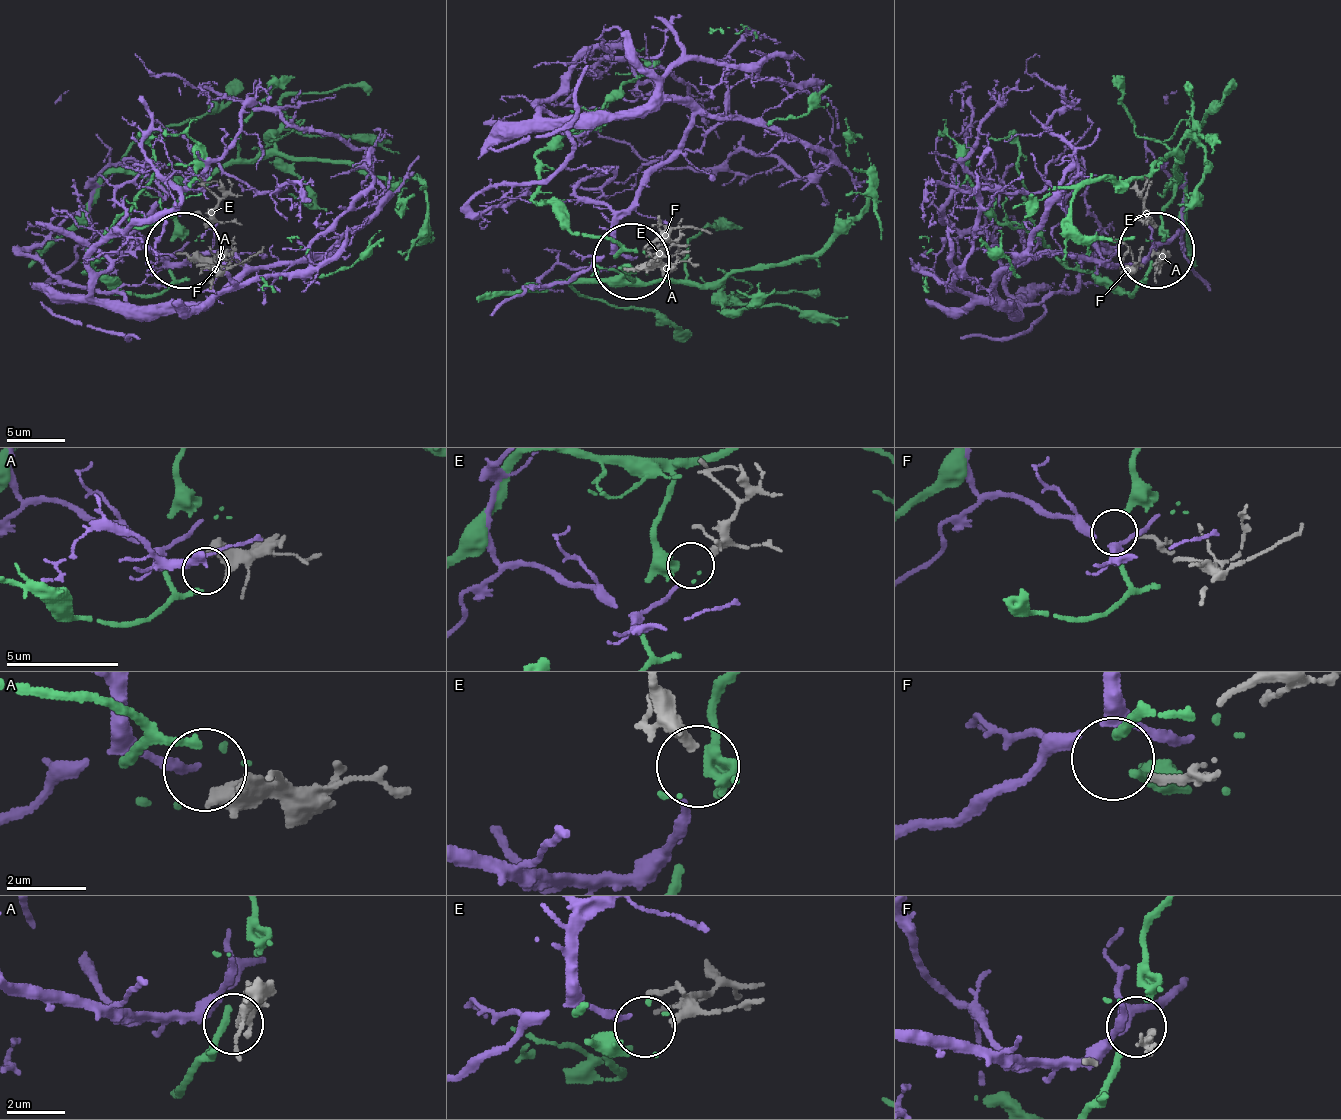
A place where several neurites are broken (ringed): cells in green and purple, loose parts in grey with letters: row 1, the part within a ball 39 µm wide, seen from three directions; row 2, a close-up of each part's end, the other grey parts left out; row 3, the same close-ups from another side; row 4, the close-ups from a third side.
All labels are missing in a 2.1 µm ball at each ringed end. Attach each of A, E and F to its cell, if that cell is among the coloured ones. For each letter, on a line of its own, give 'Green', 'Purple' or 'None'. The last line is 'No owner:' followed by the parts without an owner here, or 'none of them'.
A: Green
E: Purple
F: None
No owner: F

